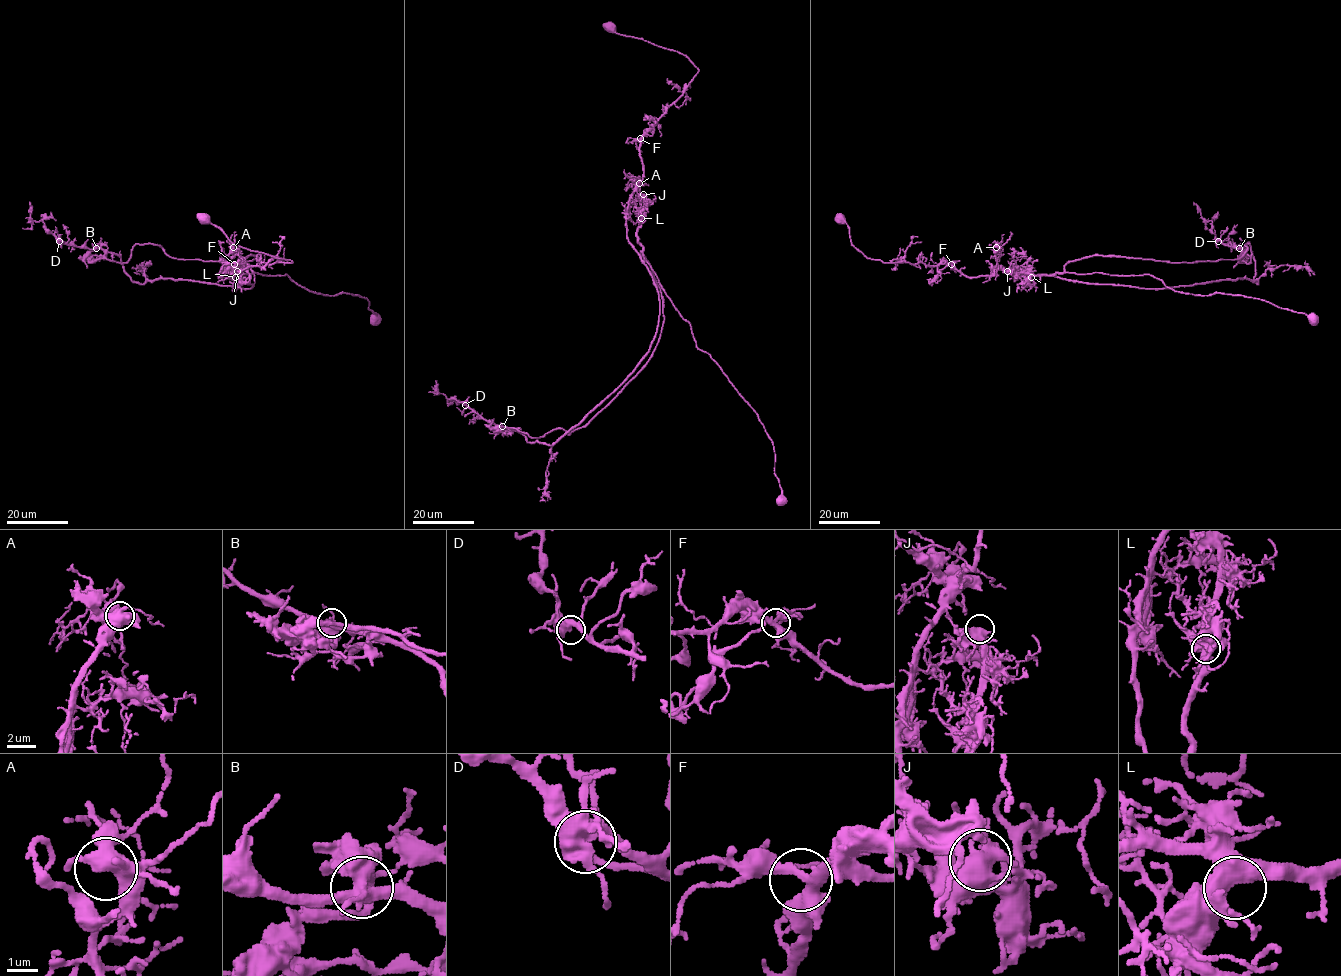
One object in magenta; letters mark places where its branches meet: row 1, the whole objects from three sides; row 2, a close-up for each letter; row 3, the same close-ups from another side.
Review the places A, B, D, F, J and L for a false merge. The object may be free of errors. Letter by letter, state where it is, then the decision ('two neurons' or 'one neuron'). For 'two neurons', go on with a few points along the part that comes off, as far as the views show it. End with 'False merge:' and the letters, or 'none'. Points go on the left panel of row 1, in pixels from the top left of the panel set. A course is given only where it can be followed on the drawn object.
A: place (233, 247); one neuron
B: place (96, 248); two neurons; course (96, 248), (92, 261), (124, 263), (148, 243), (205, 262), (255, 255), (236, 272), (357, 294), (374, 324)
D: place (59, 241); one neuron
F: place (234, 264); one neuron
J: place (237, 271); one neuron
L: place (235, 277); one neuron
False merge: B

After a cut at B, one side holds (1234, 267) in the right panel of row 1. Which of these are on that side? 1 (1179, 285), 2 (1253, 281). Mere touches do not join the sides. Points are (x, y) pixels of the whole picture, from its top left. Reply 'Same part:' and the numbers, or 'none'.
Same part: none

